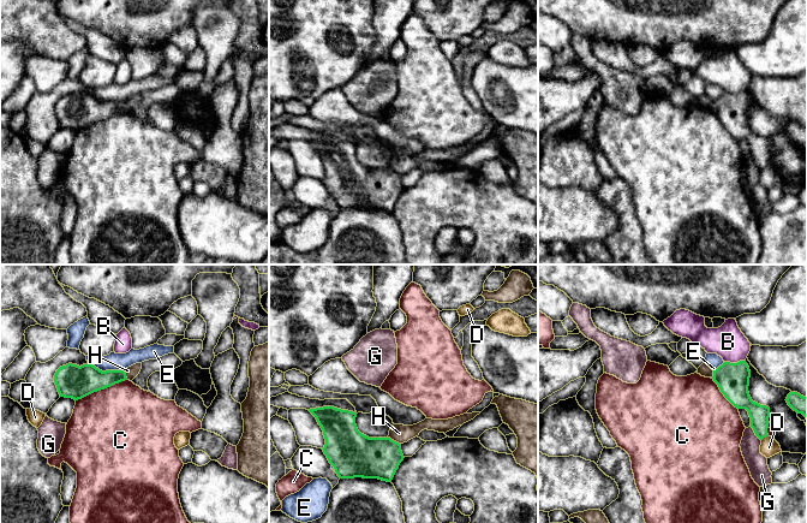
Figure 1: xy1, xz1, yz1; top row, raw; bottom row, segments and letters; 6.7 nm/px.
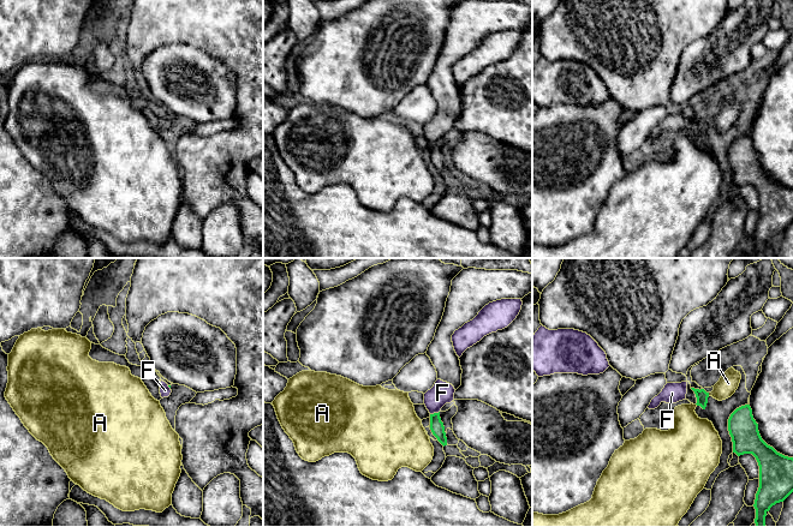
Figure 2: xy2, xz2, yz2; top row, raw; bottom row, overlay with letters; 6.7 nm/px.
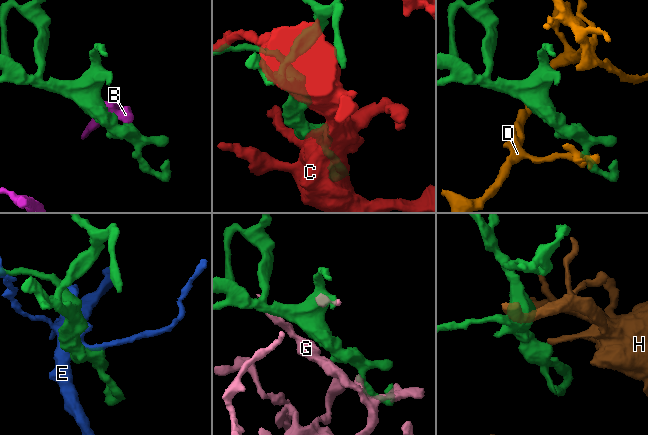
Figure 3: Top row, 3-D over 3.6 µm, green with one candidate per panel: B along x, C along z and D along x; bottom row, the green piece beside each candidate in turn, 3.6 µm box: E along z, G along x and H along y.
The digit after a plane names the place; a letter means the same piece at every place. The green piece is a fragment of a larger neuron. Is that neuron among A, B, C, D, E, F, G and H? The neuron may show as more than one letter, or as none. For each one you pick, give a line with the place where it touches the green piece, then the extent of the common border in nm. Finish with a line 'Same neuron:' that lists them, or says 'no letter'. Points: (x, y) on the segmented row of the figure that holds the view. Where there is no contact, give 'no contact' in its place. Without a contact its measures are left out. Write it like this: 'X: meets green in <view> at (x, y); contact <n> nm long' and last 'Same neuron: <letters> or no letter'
F: meets green in xz2 at (434, 413); contact 70 nm long
Same neuron: F

